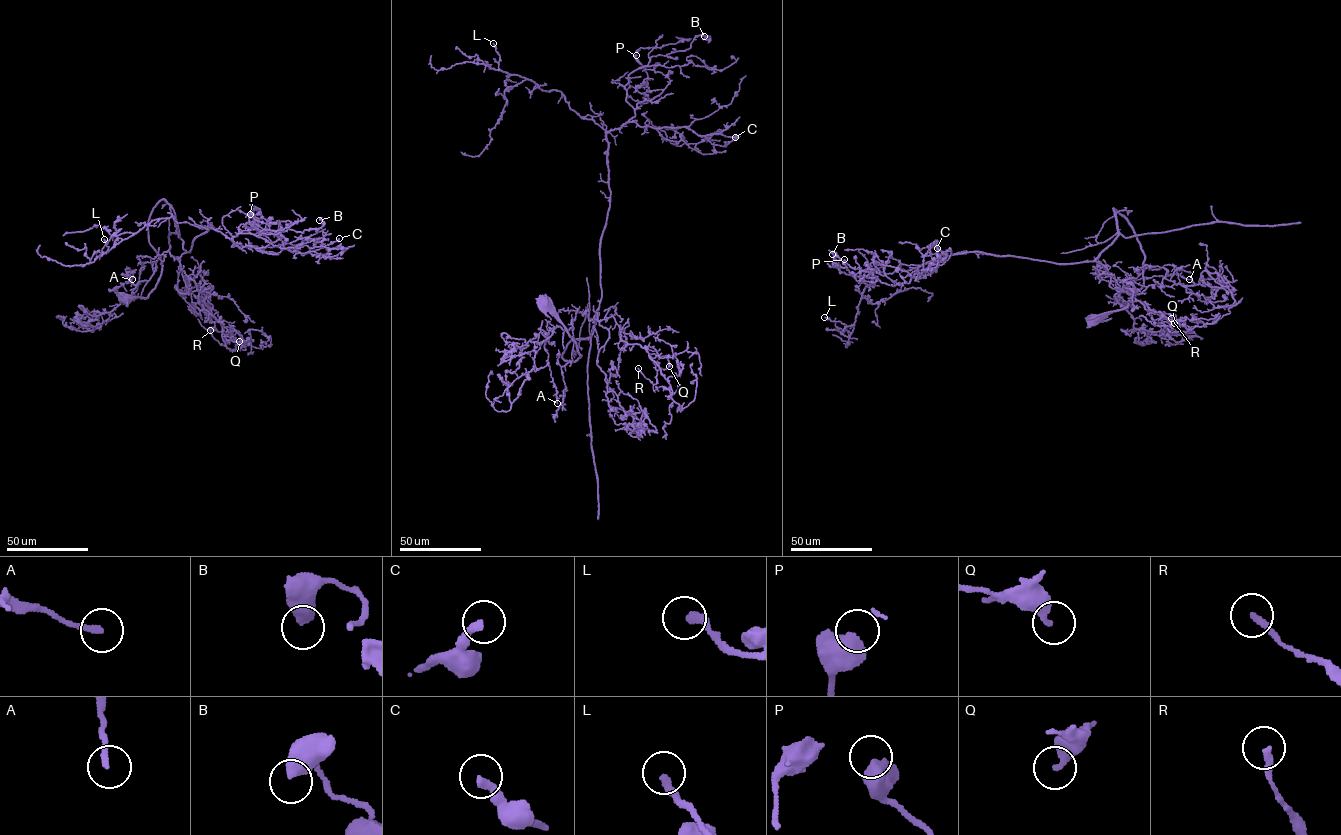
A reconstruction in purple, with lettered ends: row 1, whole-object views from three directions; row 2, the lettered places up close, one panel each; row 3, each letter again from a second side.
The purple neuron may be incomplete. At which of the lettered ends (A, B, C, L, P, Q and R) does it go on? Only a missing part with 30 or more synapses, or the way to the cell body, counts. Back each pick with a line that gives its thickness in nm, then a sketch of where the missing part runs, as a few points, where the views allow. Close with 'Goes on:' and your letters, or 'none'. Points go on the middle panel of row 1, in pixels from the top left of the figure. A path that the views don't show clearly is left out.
Goes on: none

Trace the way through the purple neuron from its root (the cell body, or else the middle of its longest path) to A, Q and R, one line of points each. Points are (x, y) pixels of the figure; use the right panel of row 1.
A: (1093, 318), (1143, 282), (1113, 208), (1118, 236), (1095, 260), (1116, 299), (1142, 278), (1189, 279)
Q: (1093, 318), (1125, 308), (1143, 282), (1143, 251), (1113, 208), (1118, 236), (1095, 260), (1109, 286), (1174, 323)
R: (1093, 318), (1143, 282), (1113, 208), (1118, 236), (1095, 260), (1110, 286), (1171, 318)

